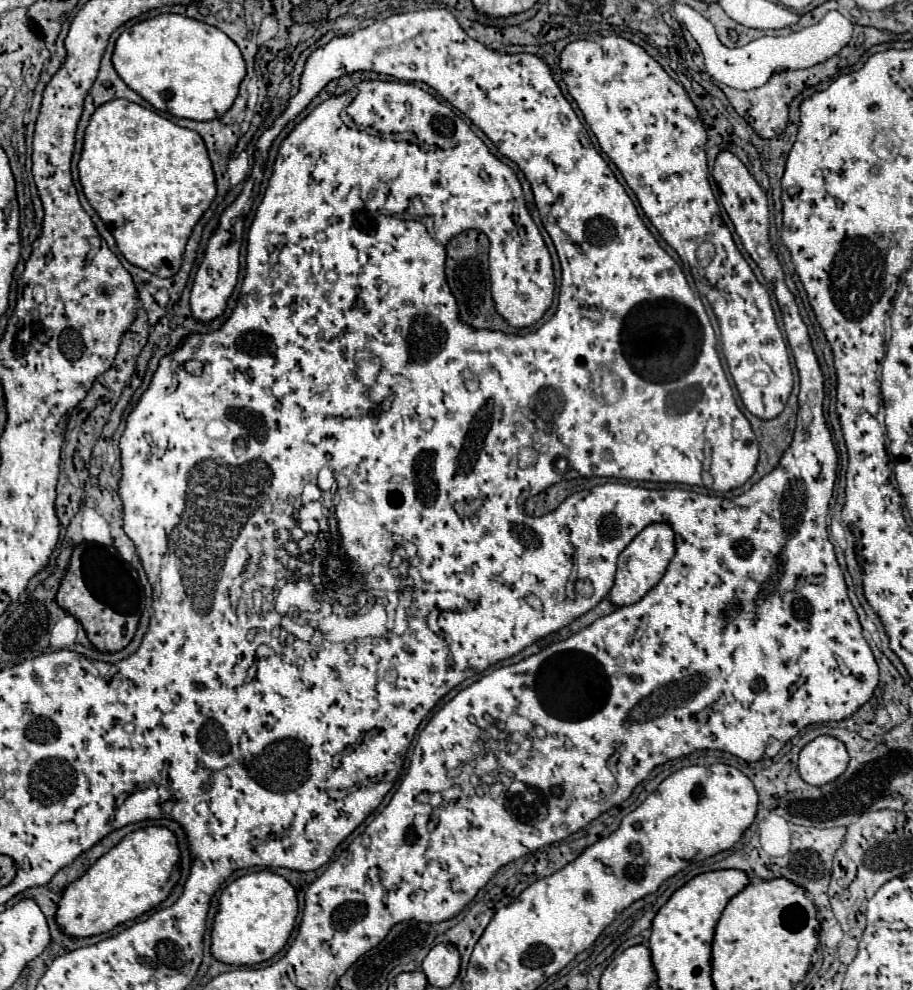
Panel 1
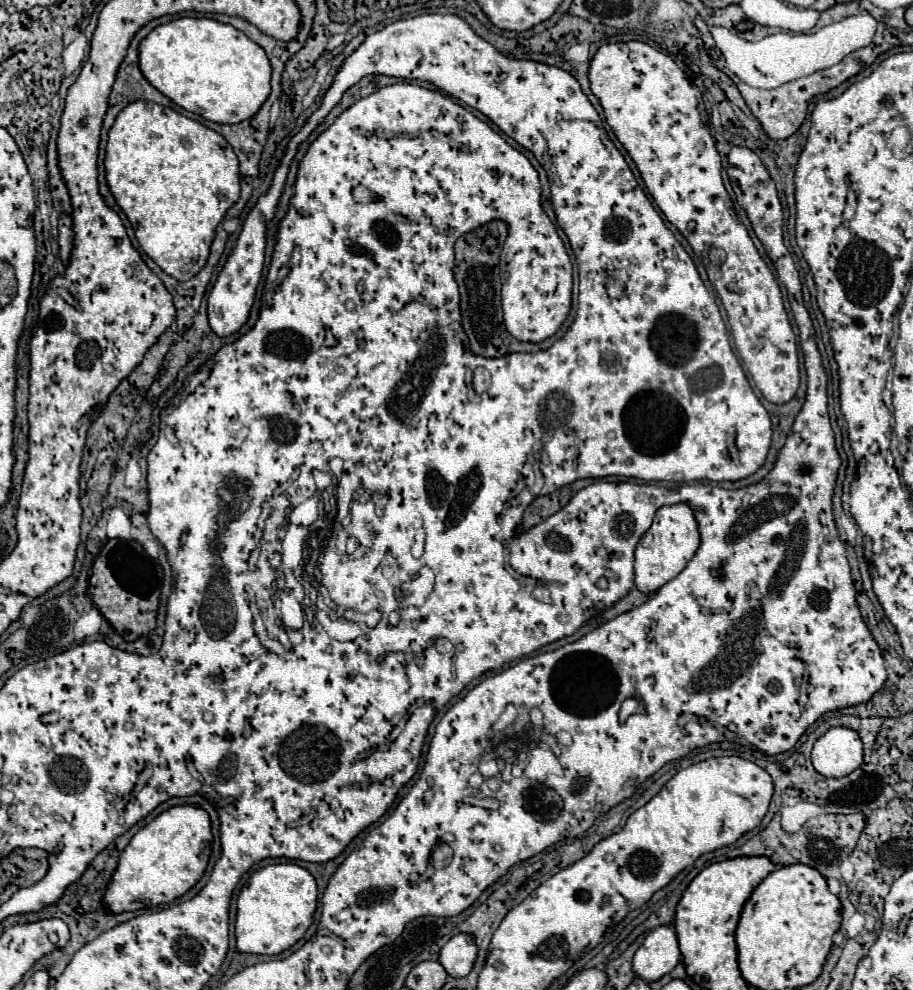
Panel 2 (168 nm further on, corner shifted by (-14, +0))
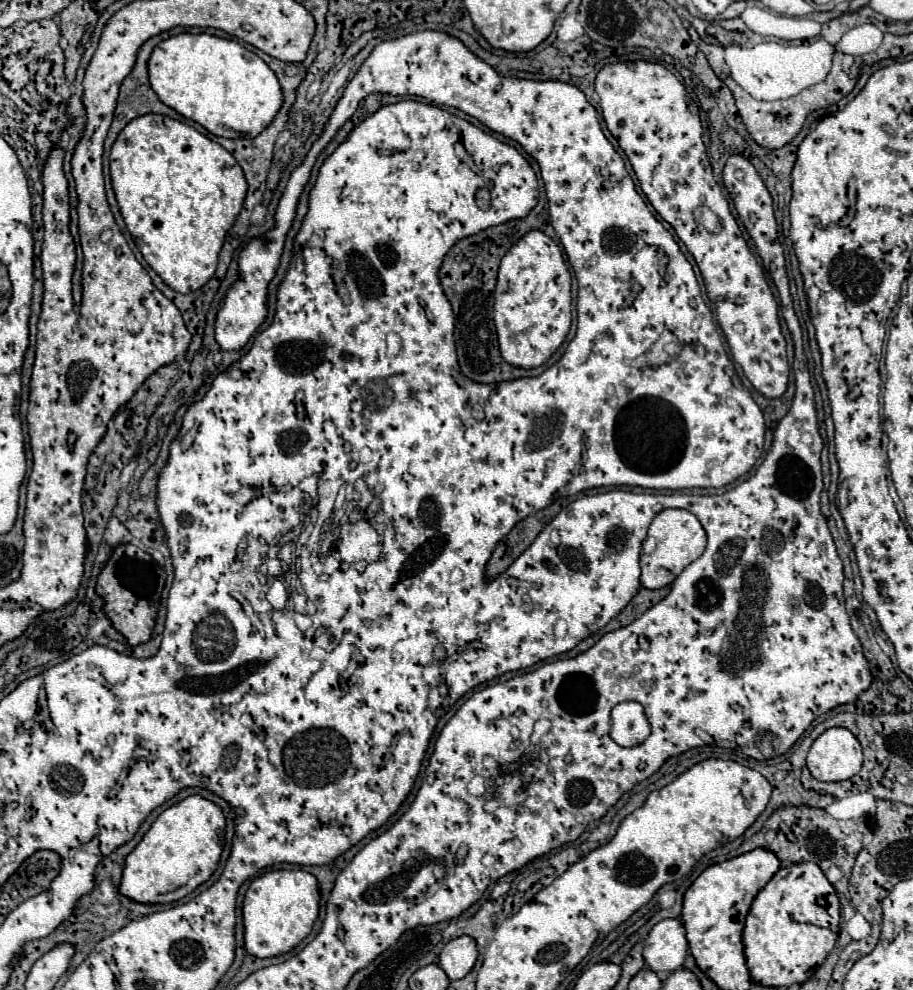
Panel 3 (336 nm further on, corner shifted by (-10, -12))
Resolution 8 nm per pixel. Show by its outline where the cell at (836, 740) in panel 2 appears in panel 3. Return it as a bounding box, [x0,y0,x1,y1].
[806,728,862,780]

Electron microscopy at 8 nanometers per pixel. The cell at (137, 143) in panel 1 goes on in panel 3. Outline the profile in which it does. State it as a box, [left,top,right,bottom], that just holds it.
[110,114,248,294]

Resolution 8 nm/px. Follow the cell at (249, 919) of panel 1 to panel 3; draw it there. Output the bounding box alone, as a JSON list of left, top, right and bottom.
[244,870,320,958]

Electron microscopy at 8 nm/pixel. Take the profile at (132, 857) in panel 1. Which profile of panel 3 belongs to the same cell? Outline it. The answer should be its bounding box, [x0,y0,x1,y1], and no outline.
[120,794,226,904]

